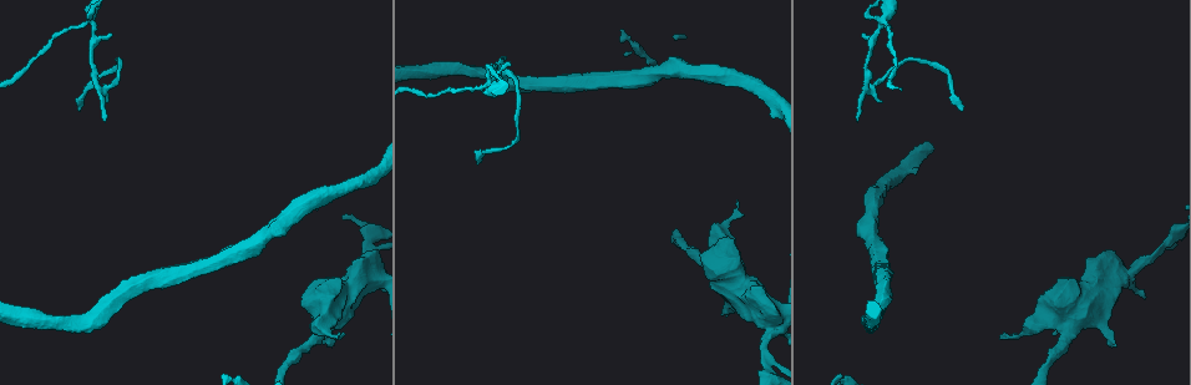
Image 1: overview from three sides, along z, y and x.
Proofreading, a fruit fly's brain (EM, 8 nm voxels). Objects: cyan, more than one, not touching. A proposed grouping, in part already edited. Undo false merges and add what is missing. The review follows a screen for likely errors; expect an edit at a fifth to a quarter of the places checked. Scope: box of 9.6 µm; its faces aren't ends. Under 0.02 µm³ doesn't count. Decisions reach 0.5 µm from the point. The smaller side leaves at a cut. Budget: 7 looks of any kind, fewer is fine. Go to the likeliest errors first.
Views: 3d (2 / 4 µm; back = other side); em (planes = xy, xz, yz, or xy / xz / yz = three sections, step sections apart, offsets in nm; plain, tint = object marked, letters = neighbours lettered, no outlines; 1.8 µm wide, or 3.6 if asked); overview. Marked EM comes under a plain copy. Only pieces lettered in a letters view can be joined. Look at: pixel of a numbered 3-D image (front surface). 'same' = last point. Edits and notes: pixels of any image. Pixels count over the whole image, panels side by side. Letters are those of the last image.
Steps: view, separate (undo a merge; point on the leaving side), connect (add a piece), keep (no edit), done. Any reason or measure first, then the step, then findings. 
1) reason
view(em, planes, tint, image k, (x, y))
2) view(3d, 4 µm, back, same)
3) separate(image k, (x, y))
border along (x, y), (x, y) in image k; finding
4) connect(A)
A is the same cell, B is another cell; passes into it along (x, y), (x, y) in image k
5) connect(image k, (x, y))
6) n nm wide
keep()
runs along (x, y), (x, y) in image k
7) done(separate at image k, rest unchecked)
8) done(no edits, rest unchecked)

branch stops here
view(em, planes, tint, image 1, (1002, 334))

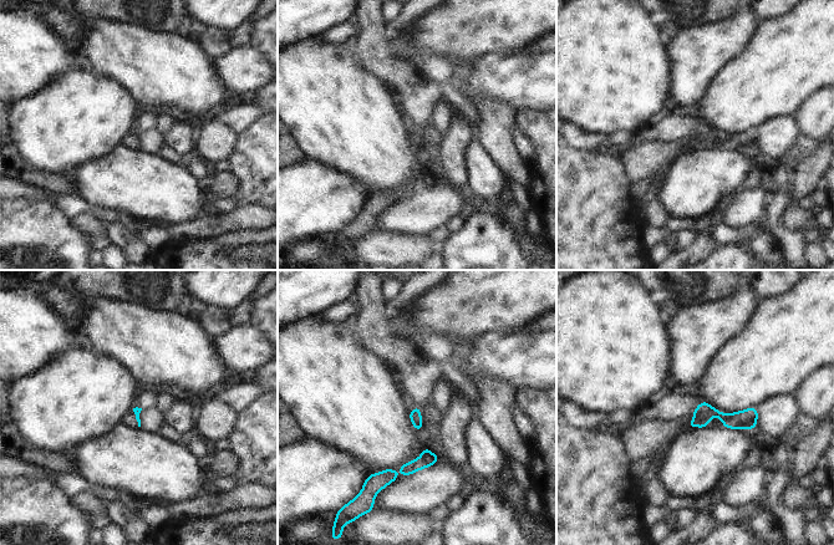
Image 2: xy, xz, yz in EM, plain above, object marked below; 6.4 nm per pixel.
view(em, planes, letters, same)

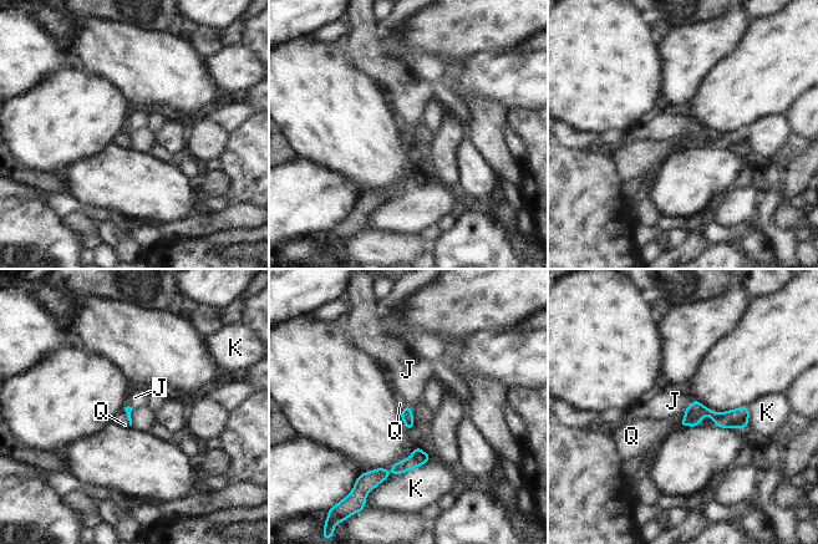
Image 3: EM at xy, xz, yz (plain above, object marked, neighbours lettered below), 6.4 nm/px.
connect(Q)
Q is the same cell, J and K are other cells; passes into it along (406, 413), (404, 408), (400, 403) in image 3; the neuron continues

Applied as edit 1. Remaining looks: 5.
sudden change in width
view(3d, 2 µm, image 1, (883, 16))

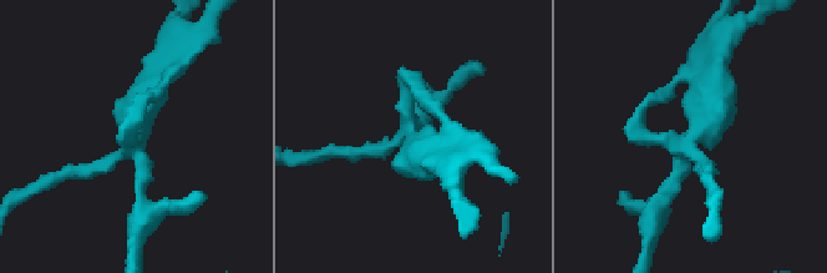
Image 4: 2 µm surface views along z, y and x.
need the tissue
view(em, xy, step 4, tint, image 4, (416, 141))

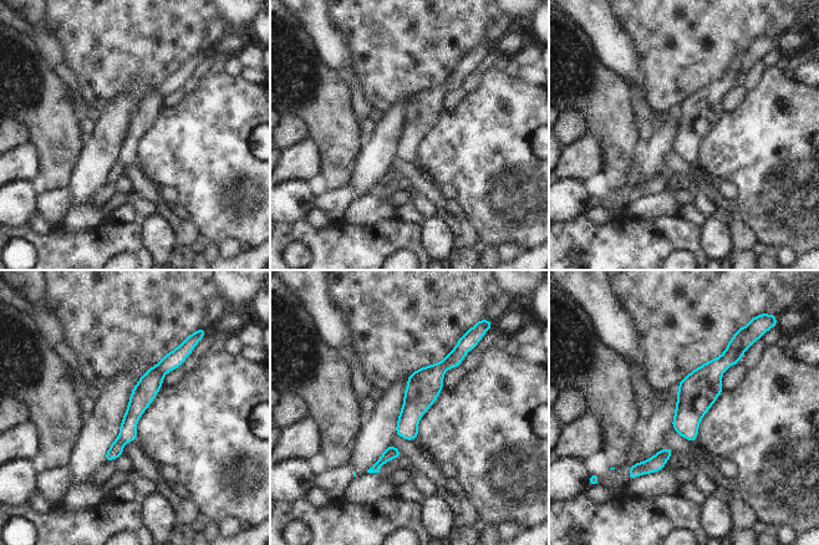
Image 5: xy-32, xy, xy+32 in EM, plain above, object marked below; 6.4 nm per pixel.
see the neighbours
view(em, xy, step 4, letters, same)

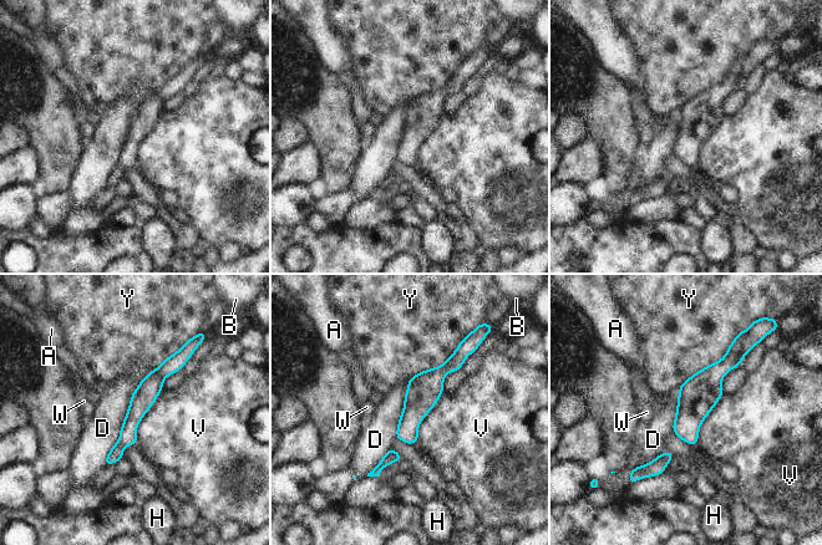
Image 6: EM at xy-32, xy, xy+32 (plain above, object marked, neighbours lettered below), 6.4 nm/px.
150 nm wide
separate(image 6, (708, 381))
A, B, D, H, V, W and Y are other cells; border along (740, 344), (734, 367) in image 6; a second neuron is stuck on

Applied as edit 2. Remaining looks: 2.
an open end
view(em, xy, step 16, letters, image 1, (726, 316))

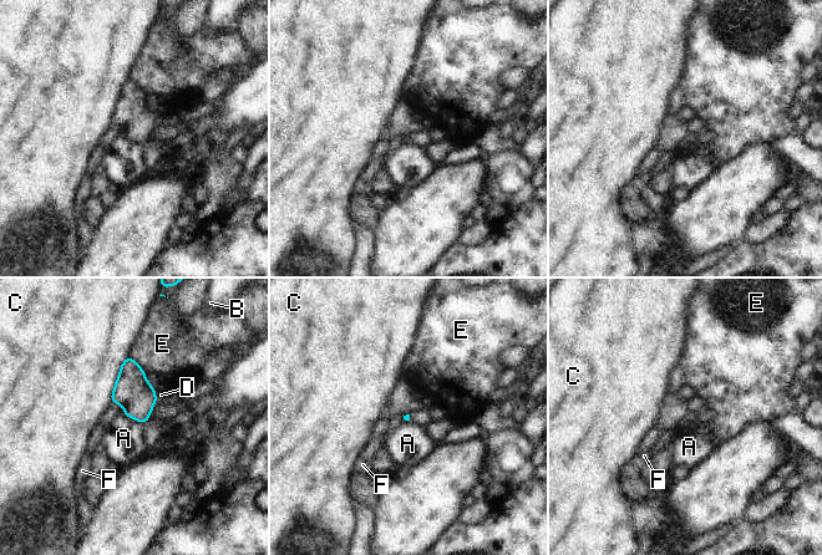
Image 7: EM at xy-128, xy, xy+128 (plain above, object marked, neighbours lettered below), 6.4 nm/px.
C touches over 320 nm
keep()
A, B, C, D, E and F are other cells; none of them fits

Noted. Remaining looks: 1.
done(connect at image 3, separate at image 6, rest unchecked)

